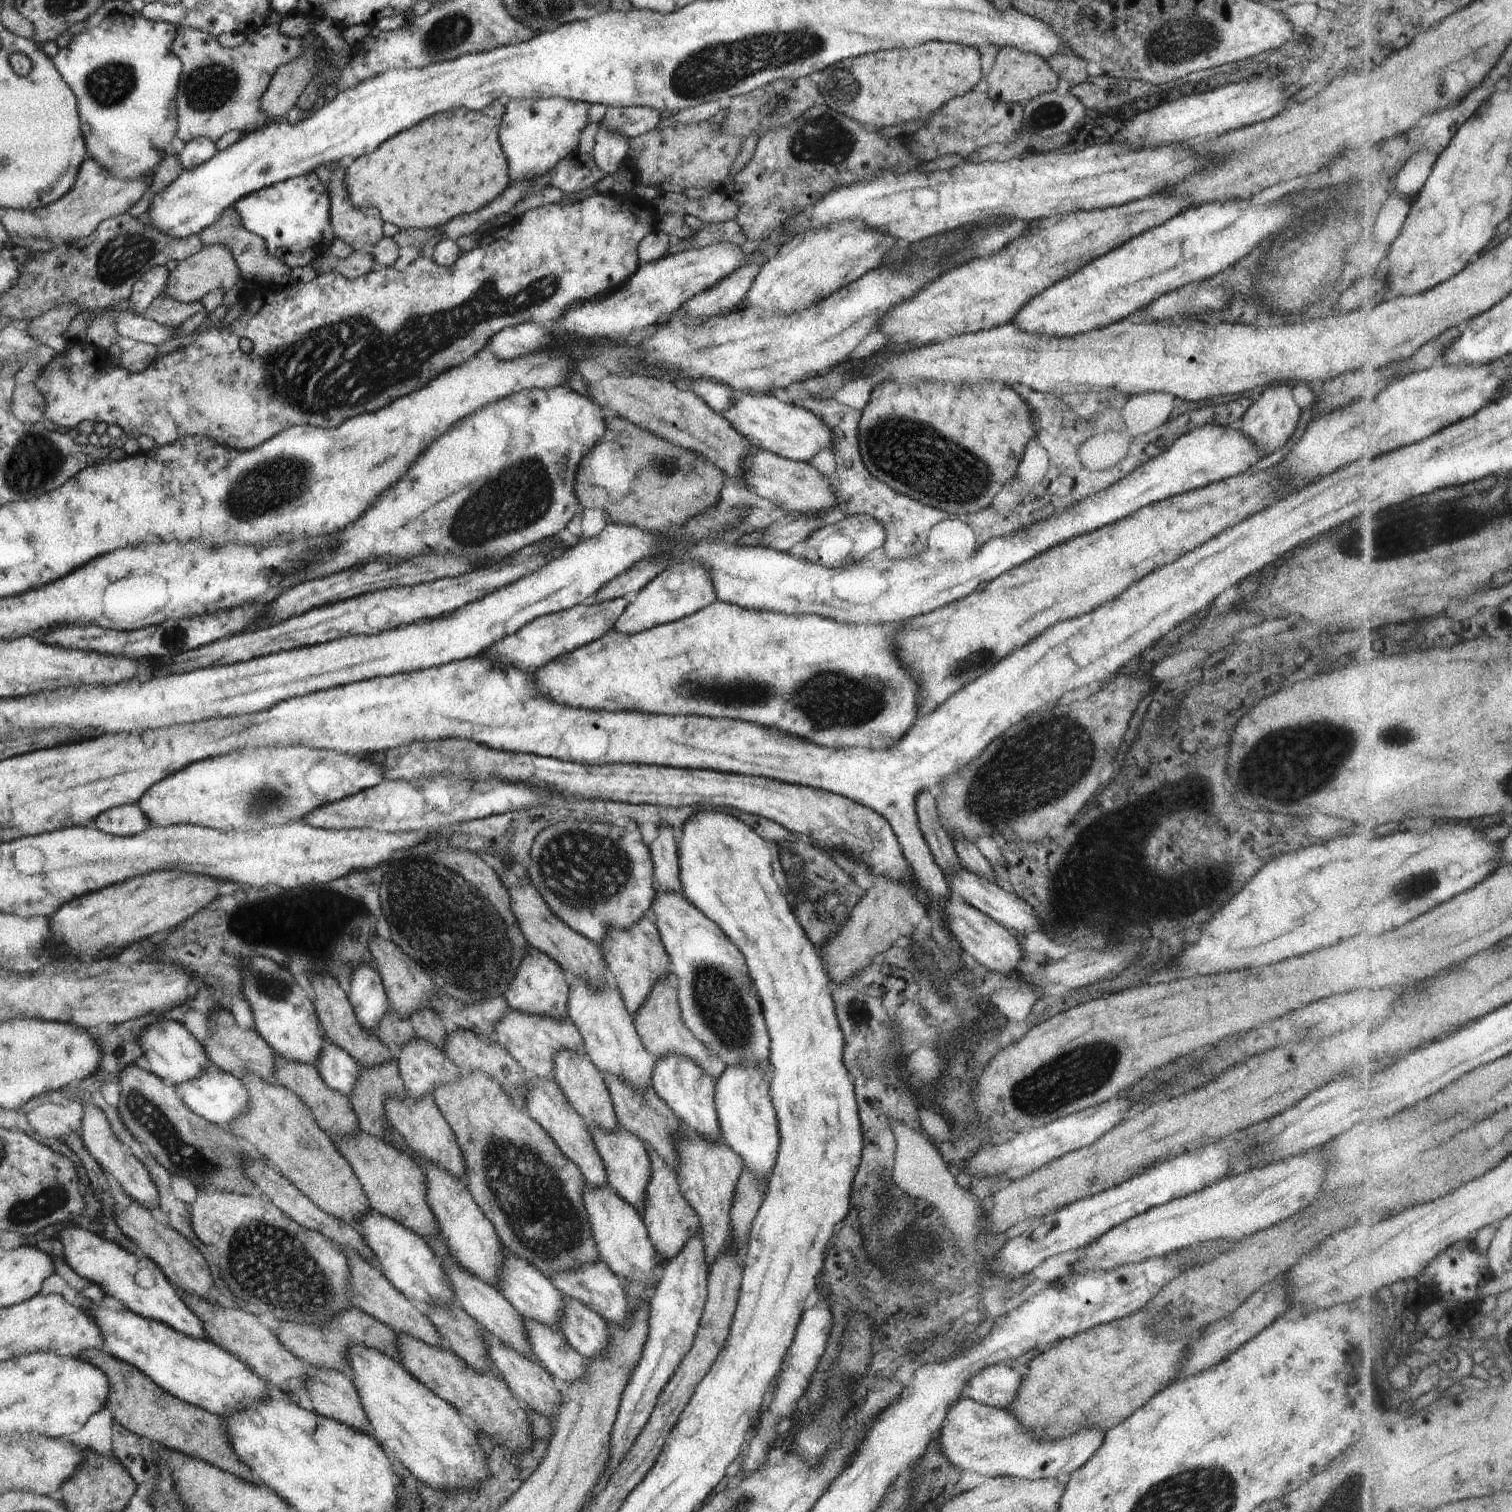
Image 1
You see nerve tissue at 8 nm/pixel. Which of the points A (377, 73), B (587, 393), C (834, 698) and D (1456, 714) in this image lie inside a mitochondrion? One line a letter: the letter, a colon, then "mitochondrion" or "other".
A: other
B: other
C: mitochondrion
D: other

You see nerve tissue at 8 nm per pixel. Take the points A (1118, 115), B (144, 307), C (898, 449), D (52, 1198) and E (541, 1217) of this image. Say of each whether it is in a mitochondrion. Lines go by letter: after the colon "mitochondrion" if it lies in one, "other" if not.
A: other
B: other
C: mitochondrion
D: mitochondrion
E: mitochondrion

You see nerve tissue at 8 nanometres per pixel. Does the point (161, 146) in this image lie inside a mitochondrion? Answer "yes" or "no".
no

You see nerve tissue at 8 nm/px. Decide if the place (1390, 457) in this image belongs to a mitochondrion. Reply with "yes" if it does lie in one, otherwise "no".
no

